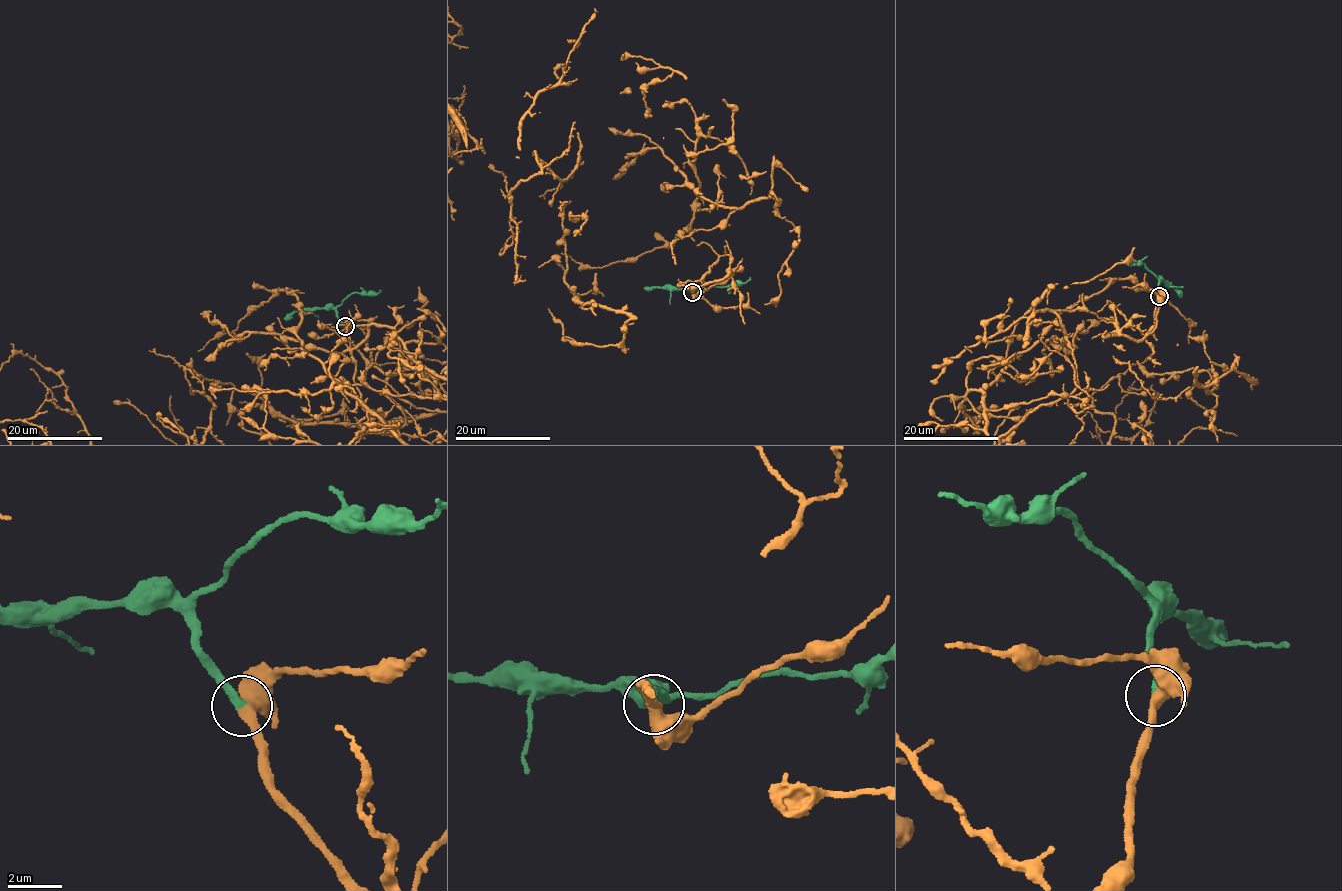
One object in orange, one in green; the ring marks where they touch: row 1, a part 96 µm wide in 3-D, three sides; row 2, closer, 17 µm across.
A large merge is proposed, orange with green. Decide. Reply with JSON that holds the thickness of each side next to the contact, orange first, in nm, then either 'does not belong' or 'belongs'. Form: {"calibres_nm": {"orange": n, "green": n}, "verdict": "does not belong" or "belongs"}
{"calibres_nm": {"orange": 440, "green": 300}, "verdict": "belongs"}

